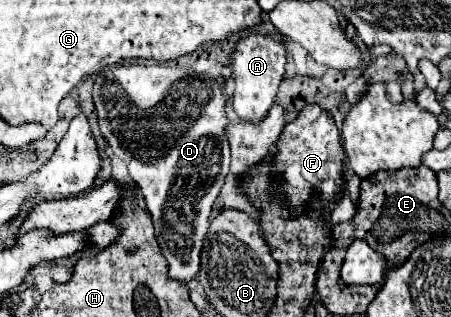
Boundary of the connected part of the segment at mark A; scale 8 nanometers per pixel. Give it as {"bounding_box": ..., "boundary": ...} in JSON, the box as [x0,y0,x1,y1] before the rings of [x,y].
{"bounding_box":[229,32,287,122],"boundary":[[[249,32],[237,40],[235,50],[229,54],[229,68],[231,68],[229,80],[235,84],[231,104],[239,118],[249,122],[259,122],[265,118],[265,114],[273,106],[277,88],[283,82],[285,64],[287,64],[287,48],[281,36]]]}

